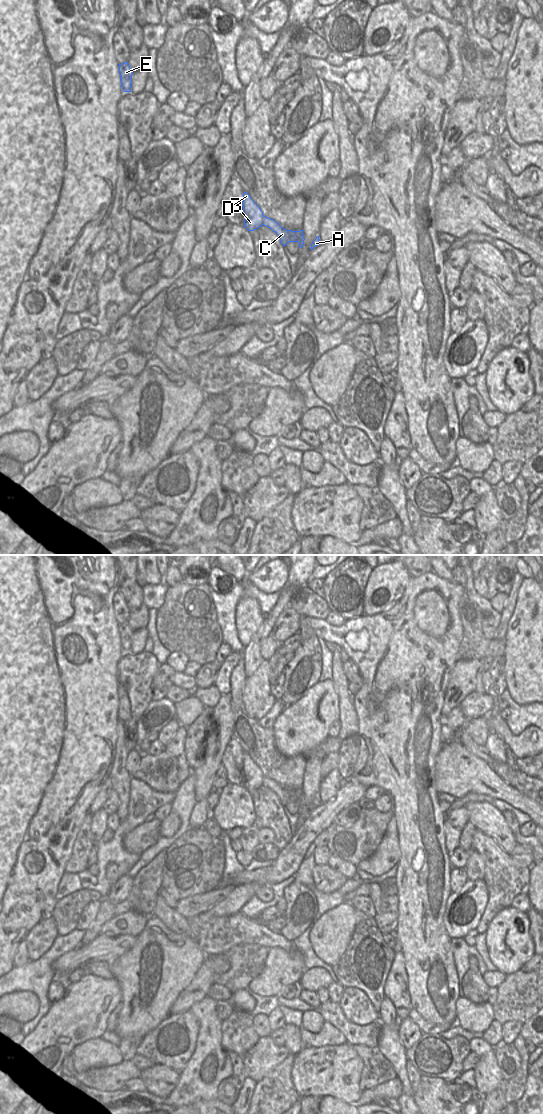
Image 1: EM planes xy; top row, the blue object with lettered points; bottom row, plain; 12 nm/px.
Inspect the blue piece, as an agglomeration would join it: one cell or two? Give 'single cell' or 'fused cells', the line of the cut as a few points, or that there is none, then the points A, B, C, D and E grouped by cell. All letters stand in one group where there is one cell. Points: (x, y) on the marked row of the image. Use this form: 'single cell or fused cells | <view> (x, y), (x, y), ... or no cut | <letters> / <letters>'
fused cells | xy (264, 216), (262, 224) | A C E / B D

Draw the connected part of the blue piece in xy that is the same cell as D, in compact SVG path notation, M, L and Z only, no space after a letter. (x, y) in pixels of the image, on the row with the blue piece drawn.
M247 192L243 193L243 215L244 227L248 231L254 231L264 223L263 212Z

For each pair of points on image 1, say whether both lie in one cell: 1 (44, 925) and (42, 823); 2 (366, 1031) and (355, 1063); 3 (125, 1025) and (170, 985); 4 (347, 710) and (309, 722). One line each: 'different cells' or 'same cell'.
1: different cells
2: different cells
3: same cell
4: different cells

